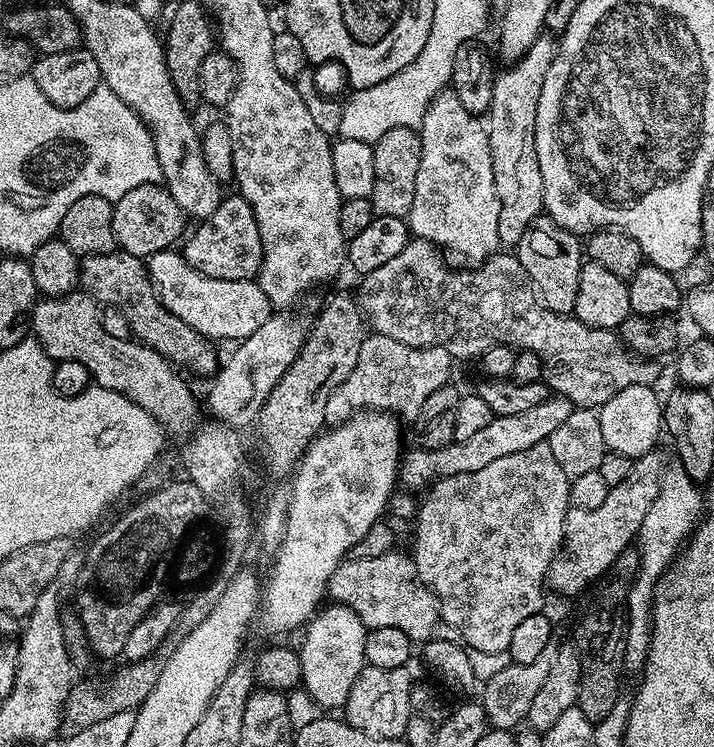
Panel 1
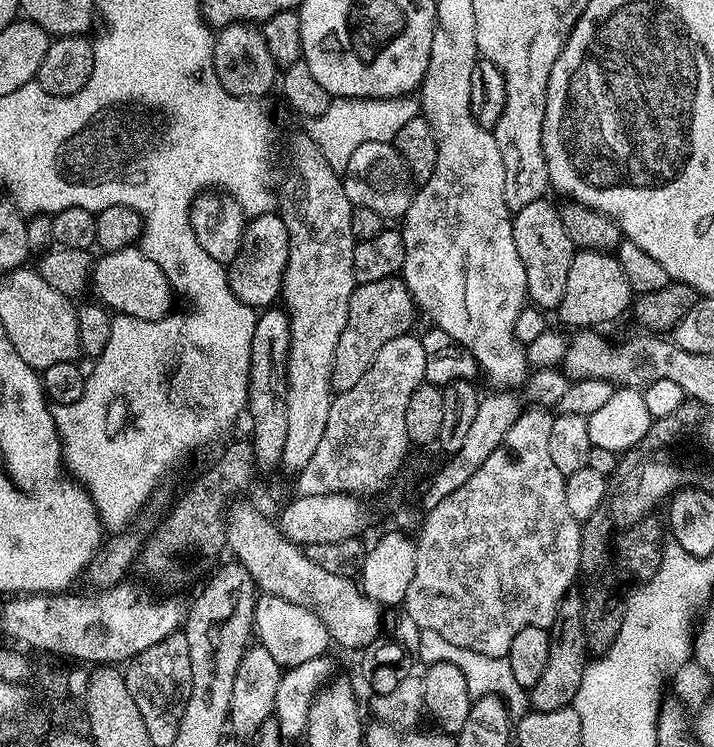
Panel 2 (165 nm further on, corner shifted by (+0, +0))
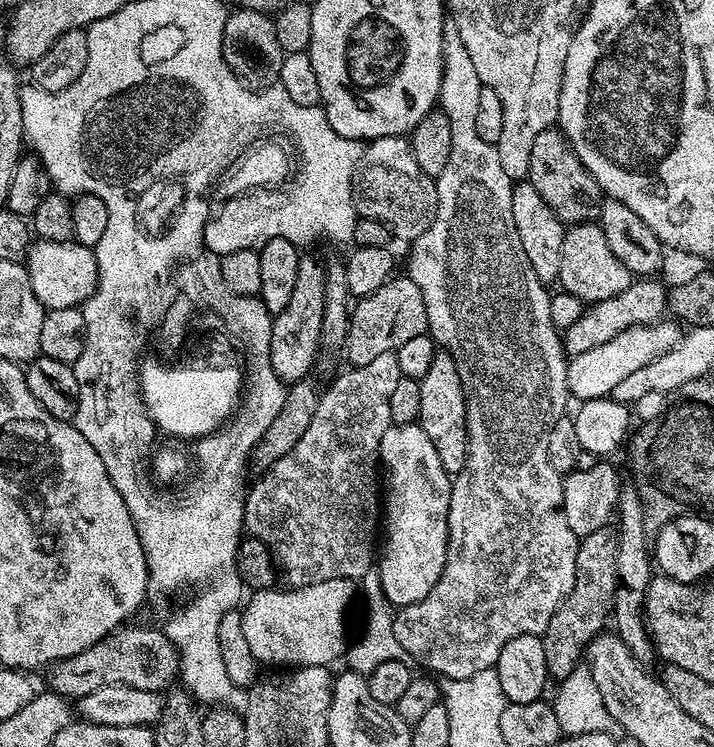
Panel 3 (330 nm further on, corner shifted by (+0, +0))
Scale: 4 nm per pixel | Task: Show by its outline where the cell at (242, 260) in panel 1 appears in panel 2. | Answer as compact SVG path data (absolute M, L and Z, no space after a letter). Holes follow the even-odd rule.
M275 211L251 217L244 226L242 246L226 268L228 285L234 298L257 310L273 307L281 299L280 290L282 278L286 274L287 261L286 222Z

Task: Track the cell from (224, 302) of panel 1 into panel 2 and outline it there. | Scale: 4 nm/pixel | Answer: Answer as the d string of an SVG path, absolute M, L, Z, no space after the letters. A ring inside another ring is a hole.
M133 246L122 250L114 250L113 252L105 252L99 258L101 260L97 264L95 261L90 268L90 292L96 295L93 297L105 308L136 322L151 322L169 315L170 309L173 307L173 305L171 306L172 299L174 299L172 287L168 284L168 279L163 270L144 251Z

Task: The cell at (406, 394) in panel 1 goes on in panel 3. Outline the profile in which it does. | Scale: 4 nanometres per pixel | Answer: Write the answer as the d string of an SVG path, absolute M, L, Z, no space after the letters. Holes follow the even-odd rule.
M394 352L382 354L361 368L352 366L347 370L349 372L342 373L328 389L323 389L314 422L310 422L306 434L298 438L298 446L294 446L286 458L278 458L278 462L274 462L274 466L261 475L264 477L253 488L251 485L247 489L244 498L247 535L268 545L283 579L285 576L293 589L326 579L356 582L374 564L378 517L382 512L382 488L378 483L380 443L386 430L393 425L390 394L394 386L398 386L401 375Z

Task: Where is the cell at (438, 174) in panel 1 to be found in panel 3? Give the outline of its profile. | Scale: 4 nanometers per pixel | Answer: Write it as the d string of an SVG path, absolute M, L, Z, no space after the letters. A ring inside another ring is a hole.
M445 21L443 28L443 78L439 88L438 106L439 109L446 114L450 119L451 133L454 137L450 142L450 162L446 166L446 170L442 170L440 176L435 177L436 189L438 190L438 210L434 214L434 222L430 222L430 226L421 234L416 240L411 241L410 248L412 248L412 257L408 260L408 268L406 274L418 286L418 290L422 290L422 298L426 302L426 318L428 319L428 332L433 340L441 349L447 350L454 358L454 362L458 366L458 374L460 381L464 387L464 401L466 402L466 410L468 411L468 460L464 464L462 471L455 473L452 482L452 493L450 494L450 514L448 515L448 553L446 554L446 566L442 570L442 578L438 578L438 582L434 582L434 590L430 590L430 594L426 594L426 598L422 598L416 604L408 604L405 608L399 609L393 615L393 638L395 640L395 647L399 649L405 657L411 658L417 665L421 664L421 669L427 670L429 673L435 674L440 678L447 678L450 680L457 680L458 678L470 678L476 676L482 670L487 668L495 668L498 662L498 654L502 654L502 646L506 646L506 642L510 642L510 638L518 638L522 634L534 634L539 636L544 633L546 626L550 626L550 618L554 618L554 614L560 608L561 602L570 594L570 590L574 586L574 578L576 577L576 555L578 554L578 546L580 540L574 534L574 530L570 530L570 526L566 526L566 514L564 513L564 503L562 502L562 490L564 489L564 481L561 473L554 470L554 466L550 466L550 462L546 458L546 438L550 434L550 430L554 426L554 422L558 422L560 417L565 415L564 408L570 401L570 389L568 386L568 379L566 378L566 370L568 369L569 357L564 351L564 342L561 333L550 322L550 292L546 285L538 278L538 274L534 274L534 270L530 266L530 262L526 258L526 250L522 250L522 242L518 238L518 230L514 226L514 213L510 210L510 202L512 201L512 190L514 182L506 174L506 170L502 170L502 162L498 162L498 150L495 144L487 144L482 142L482 138L478 138L477 130L475 129L475 114L478 111L478 97L481 94L483 84L478 78L478 72L474 68L474 62L470 59L470 54L467 53L466 46L463 45L461 32L458 30L455 21Z

